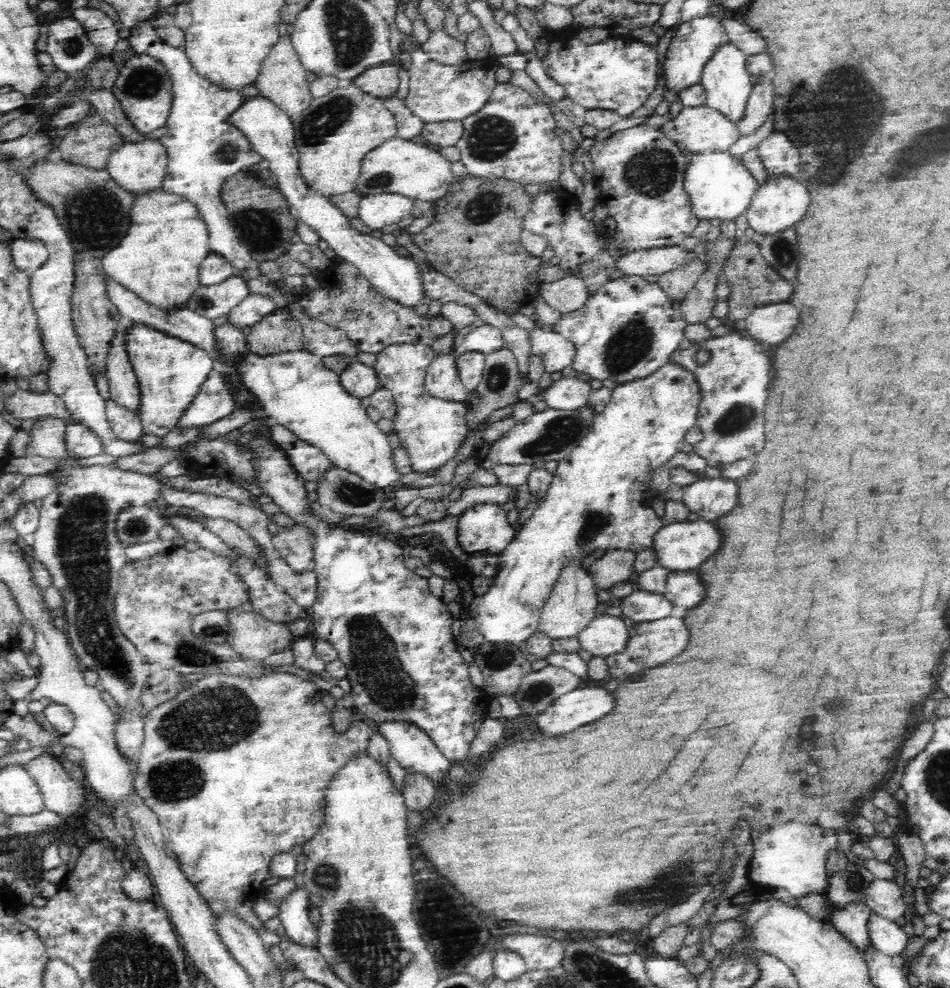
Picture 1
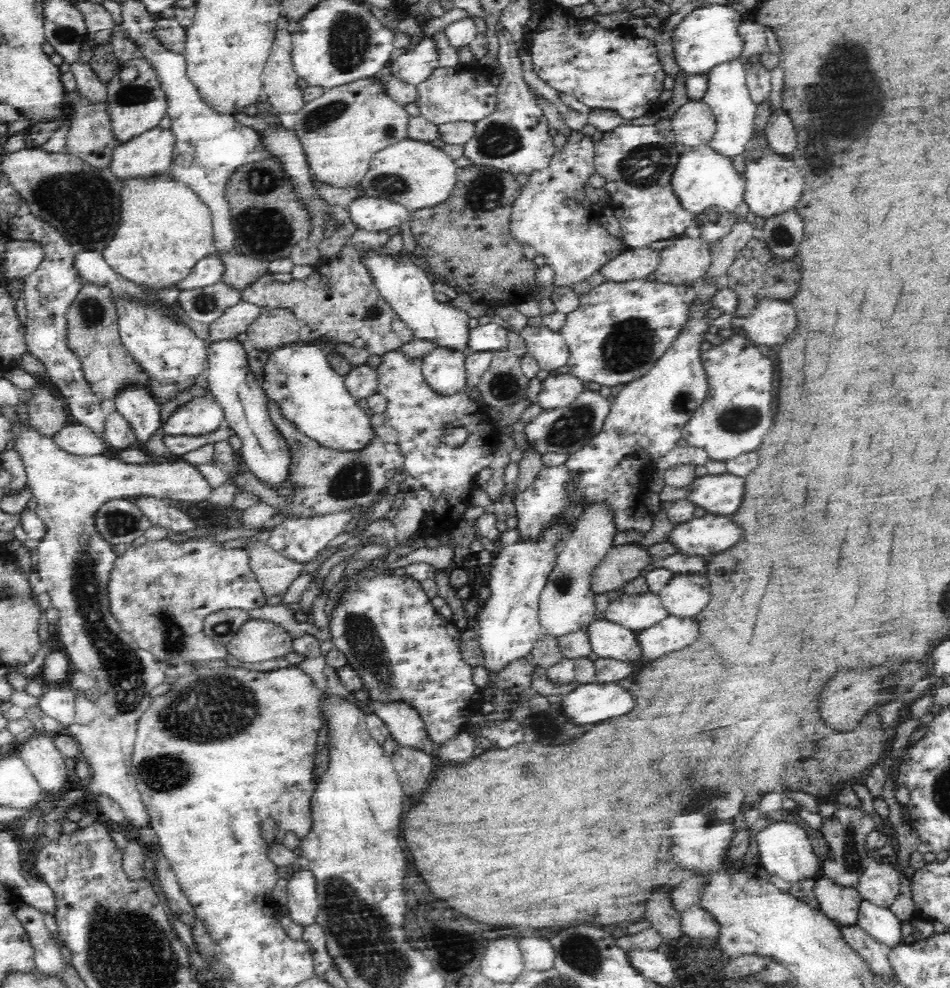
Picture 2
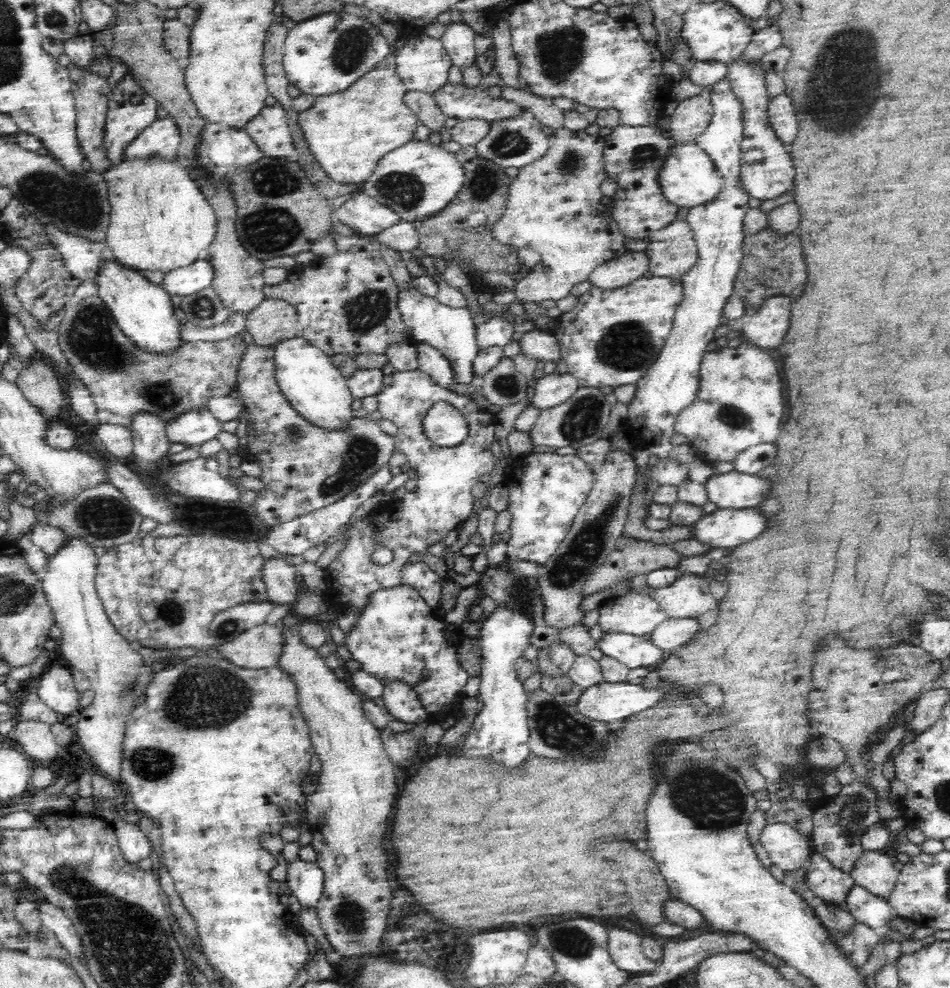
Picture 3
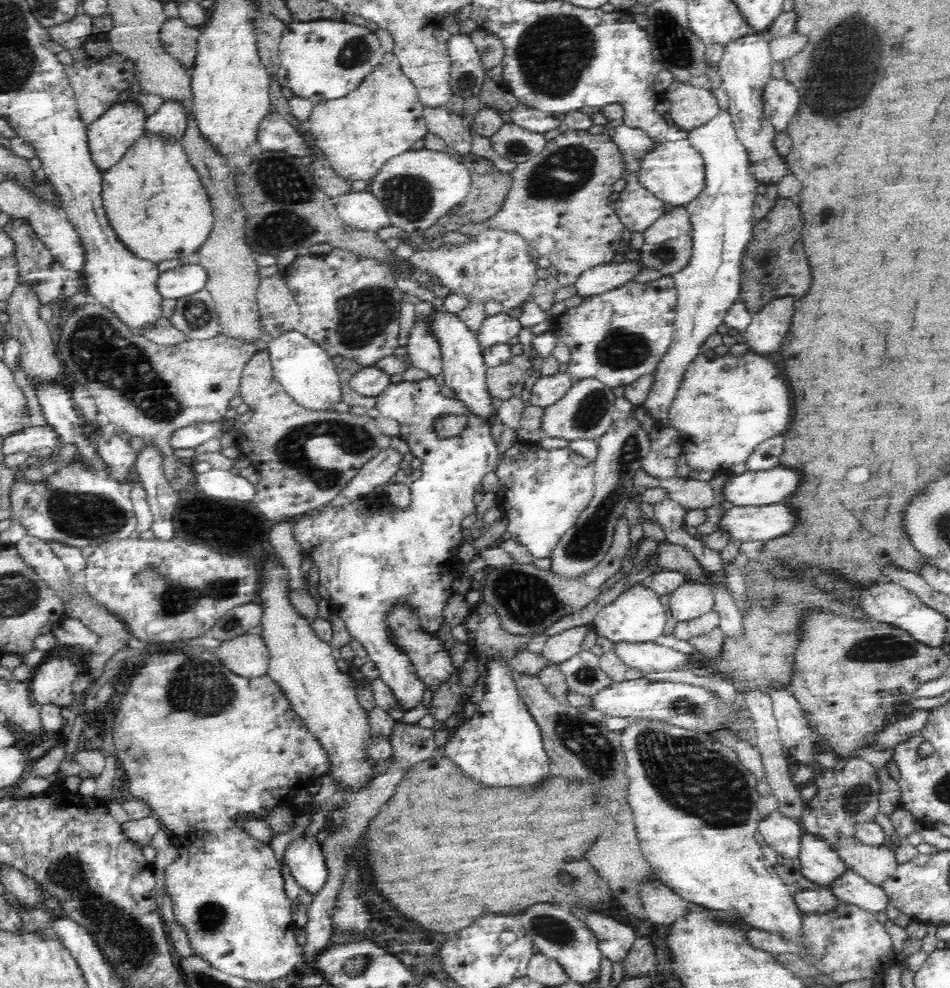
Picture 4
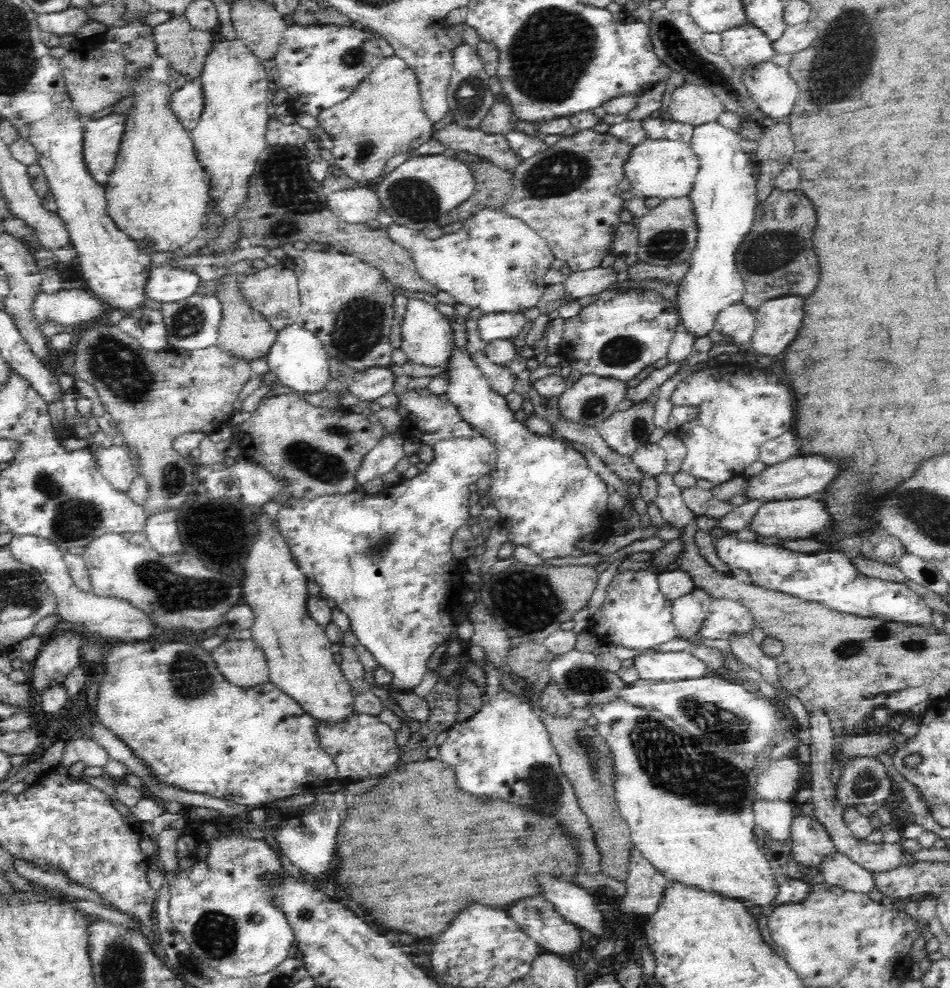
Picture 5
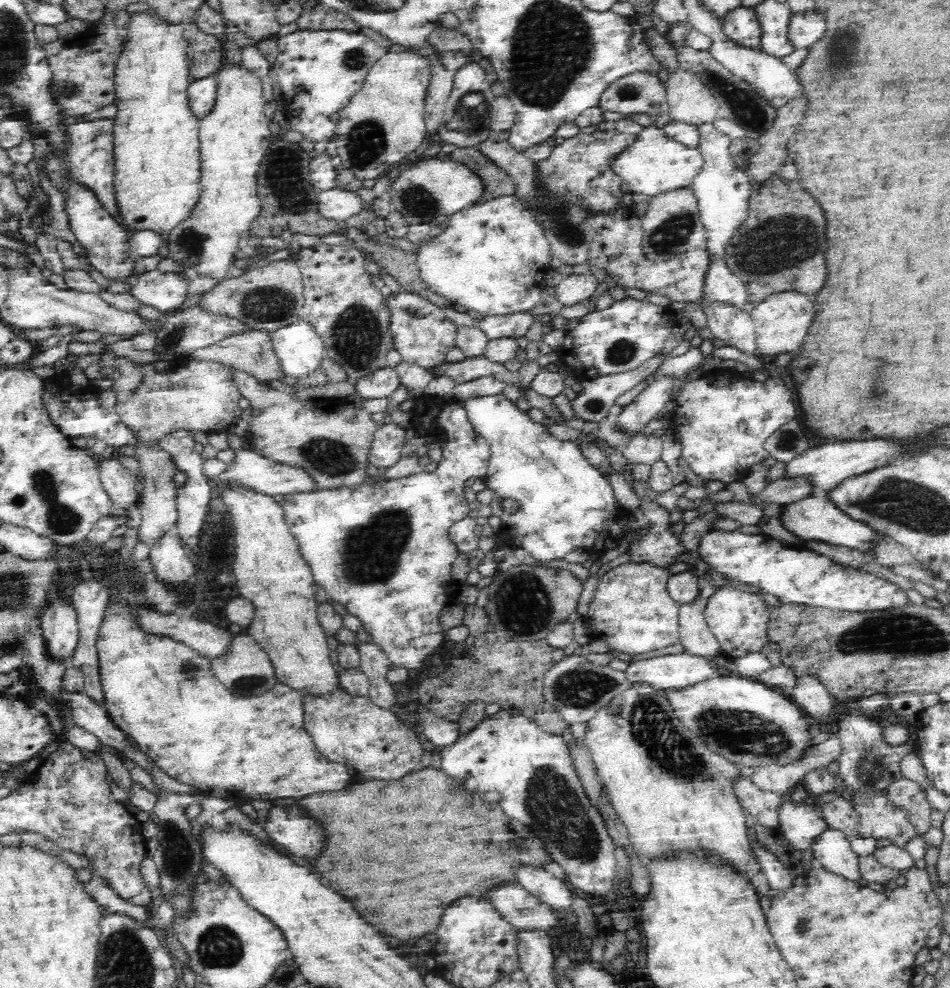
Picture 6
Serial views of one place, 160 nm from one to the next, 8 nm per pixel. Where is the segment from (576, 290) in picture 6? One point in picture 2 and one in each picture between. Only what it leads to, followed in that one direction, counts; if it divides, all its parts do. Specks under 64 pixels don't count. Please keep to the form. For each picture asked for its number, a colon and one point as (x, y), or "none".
2: (631, 264)
3: (618, 272)
4: (595, 280)
5: (578, 284)

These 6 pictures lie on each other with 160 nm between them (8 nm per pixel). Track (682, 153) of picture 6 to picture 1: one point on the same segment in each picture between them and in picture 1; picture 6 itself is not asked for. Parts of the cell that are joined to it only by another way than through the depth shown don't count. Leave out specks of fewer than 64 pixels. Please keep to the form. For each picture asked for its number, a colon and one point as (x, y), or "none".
1: (718, 185)
2: (702, 178)
3: (687, 178)
4: (673, 172)
5: (662, 168)

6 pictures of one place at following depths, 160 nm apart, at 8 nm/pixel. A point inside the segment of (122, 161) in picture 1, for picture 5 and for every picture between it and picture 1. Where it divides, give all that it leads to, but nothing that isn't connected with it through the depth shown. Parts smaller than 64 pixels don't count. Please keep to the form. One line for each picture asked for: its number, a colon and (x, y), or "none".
2: (150, 153)
3: (162, 136)
4: (171, 118)
5: (188, 98)

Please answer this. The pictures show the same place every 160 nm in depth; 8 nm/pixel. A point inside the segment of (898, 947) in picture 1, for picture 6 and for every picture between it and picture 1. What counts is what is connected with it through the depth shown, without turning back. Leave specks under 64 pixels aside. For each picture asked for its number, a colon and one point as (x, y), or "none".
2: (880, 922)
3: (869, 909)
4: (851, 887)
5: (839, 870)
6: (831, 848)

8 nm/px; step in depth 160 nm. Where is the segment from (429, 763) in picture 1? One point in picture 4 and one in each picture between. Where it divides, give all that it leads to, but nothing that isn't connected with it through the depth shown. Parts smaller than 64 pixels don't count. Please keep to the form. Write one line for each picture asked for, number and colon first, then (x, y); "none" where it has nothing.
2: (405, 725)
3: (401, 701)
4: (371, 555)

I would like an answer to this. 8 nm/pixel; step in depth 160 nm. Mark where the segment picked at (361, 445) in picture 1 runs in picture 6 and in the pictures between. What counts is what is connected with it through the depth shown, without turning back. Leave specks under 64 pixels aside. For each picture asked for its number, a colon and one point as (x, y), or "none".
2: (313, 397)
3: (307, 377)
4: (307, 373)
5: (297, 358)
6: (299, 348)

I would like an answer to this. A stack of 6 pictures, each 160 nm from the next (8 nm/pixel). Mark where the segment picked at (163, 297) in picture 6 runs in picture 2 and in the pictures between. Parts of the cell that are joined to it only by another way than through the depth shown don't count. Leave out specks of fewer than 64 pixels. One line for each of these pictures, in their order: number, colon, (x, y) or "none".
2: (207, 271)
3: (184, 280)
4: (185, 279)
5: (165, 284)

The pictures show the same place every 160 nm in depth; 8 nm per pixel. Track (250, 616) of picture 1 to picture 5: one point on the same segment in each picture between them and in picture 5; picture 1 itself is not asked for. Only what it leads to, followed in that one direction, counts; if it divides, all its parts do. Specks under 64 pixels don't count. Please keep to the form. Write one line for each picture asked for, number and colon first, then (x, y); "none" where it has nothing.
2: (257, 640)
3: (260, 647)
4: (246, 655)
5: (242, 663)

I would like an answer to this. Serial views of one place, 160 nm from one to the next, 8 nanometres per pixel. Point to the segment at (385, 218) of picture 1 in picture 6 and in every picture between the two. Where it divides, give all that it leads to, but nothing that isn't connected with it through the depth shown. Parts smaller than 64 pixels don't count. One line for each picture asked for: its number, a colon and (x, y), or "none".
2: (372, 214)
3: (365, 215)
4: (362, 210)
5: (357, 205)
6: (336, 204)

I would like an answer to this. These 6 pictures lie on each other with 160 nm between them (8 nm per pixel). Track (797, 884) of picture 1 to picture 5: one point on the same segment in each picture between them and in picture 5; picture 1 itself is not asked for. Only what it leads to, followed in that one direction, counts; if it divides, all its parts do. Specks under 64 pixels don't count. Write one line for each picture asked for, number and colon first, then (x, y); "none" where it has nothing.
2: (785, 851)
3: (788, 849)
4: (782, 833)
5: (775, 816)

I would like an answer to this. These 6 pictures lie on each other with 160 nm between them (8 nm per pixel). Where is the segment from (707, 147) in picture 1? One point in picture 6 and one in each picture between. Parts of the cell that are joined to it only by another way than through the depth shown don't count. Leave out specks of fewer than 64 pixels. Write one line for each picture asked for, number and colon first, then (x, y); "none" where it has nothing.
2: (693, 124)
3: (692, 115)
4: (690, 106)
5: (693, 104)
6: (690, 100)

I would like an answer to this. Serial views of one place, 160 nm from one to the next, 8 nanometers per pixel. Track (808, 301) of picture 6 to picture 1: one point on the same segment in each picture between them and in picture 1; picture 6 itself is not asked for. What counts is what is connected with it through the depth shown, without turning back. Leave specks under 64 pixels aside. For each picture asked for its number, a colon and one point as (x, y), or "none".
1: (769, 324)
2: (772, 321)
3: (766, 329)
4: (769, 325)
5: (778, 320)

